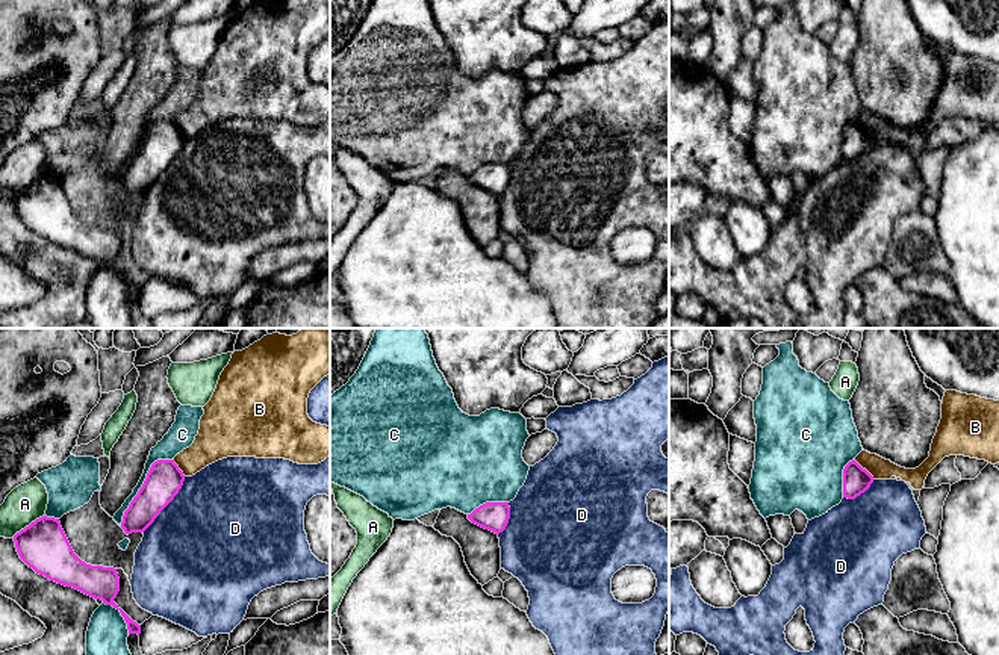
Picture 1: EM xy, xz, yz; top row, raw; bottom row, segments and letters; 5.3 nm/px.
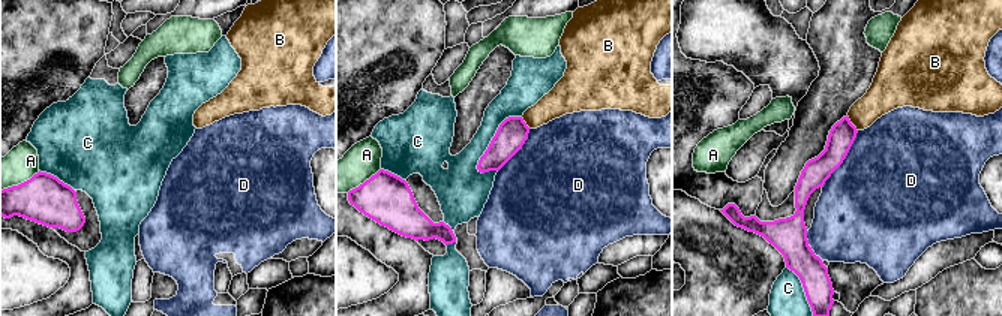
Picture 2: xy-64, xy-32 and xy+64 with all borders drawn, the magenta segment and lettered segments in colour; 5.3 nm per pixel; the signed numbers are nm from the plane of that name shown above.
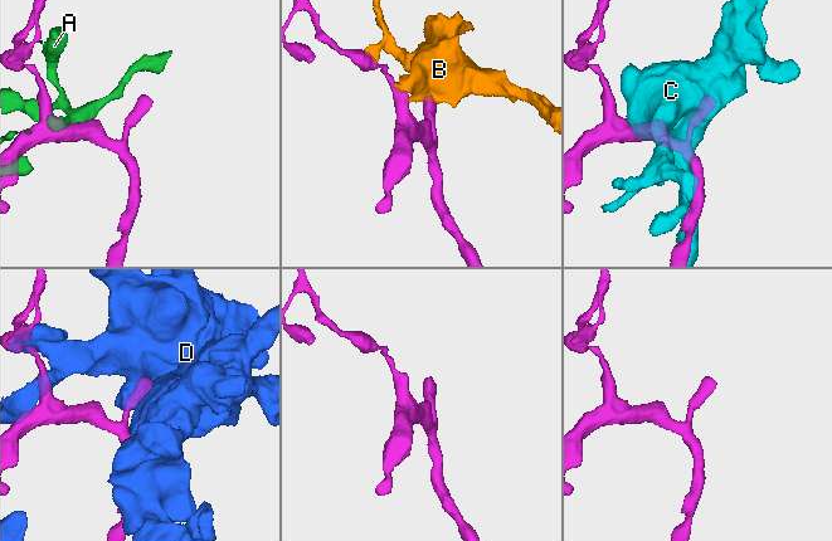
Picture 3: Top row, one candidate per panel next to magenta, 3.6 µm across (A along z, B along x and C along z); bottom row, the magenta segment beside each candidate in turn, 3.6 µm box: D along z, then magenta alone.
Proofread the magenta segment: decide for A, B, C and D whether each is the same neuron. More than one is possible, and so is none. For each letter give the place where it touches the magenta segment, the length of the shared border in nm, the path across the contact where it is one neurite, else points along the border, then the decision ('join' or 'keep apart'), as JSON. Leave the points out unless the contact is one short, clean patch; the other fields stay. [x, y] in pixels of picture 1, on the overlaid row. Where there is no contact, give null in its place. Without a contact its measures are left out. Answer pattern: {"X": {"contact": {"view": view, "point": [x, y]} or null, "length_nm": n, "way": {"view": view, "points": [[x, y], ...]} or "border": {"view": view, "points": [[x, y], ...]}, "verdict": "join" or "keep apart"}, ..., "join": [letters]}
{"A": {"contact": {"view": "xy", "point": [29, 525]}, "length_nm": 200, "verdict": "keep apart"}, "B": {"contact": {"view": "yz", "point": [865, 469]}, "length_nm": 150, "border": {"view": "yz", "points": [[854, 460], [874, 478]]}, "verdict": "keep apart"}, "C": {"contact": {"view": "xy", "point": [143, 484]}, "length_nm": 460, "verdict": "keep apart"}, "D": {"contact": {"view": "xy", "point": [168, 502]}, "length_nm": 380, "verdict": "keep apart"}, "join": []}

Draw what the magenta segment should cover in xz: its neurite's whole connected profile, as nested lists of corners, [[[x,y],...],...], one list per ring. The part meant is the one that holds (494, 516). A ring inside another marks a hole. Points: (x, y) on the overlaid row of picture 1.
[[[486,502],[468,514],[468,519],[484,529],[500,534],[510,519],[509,502]]]

